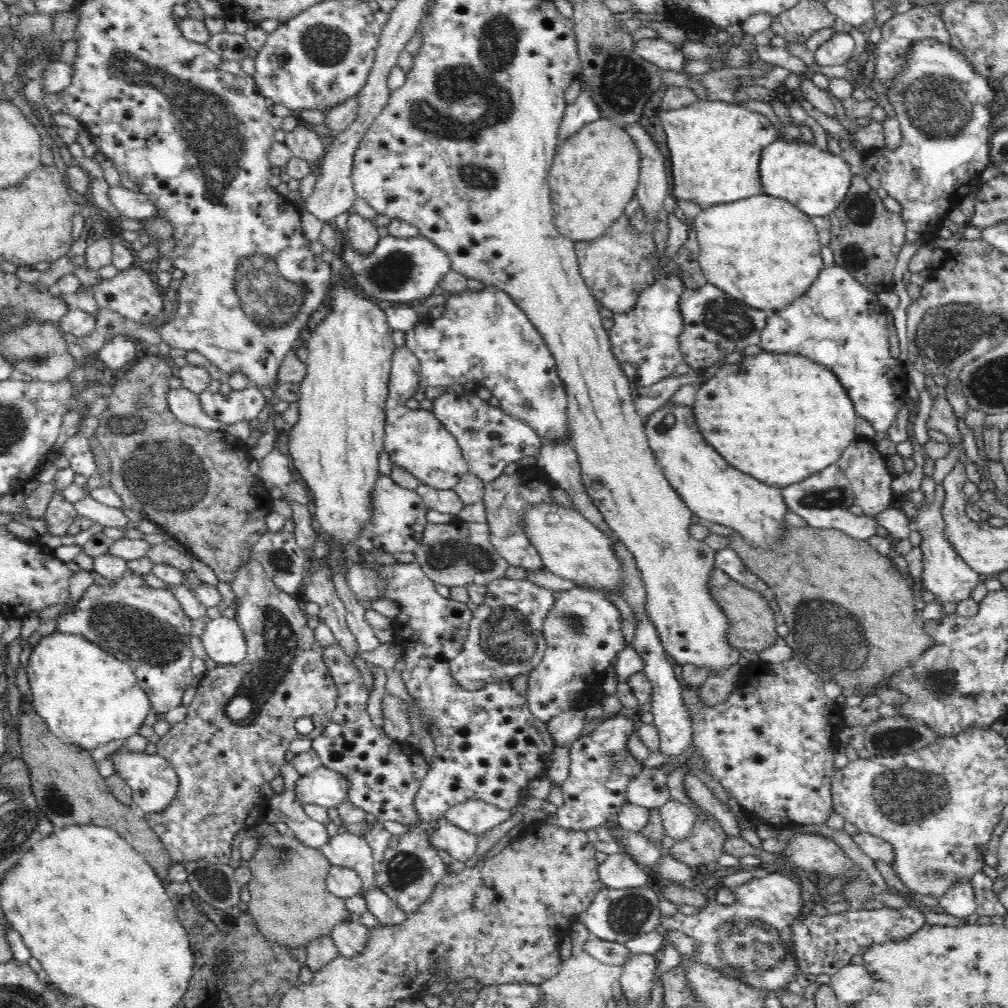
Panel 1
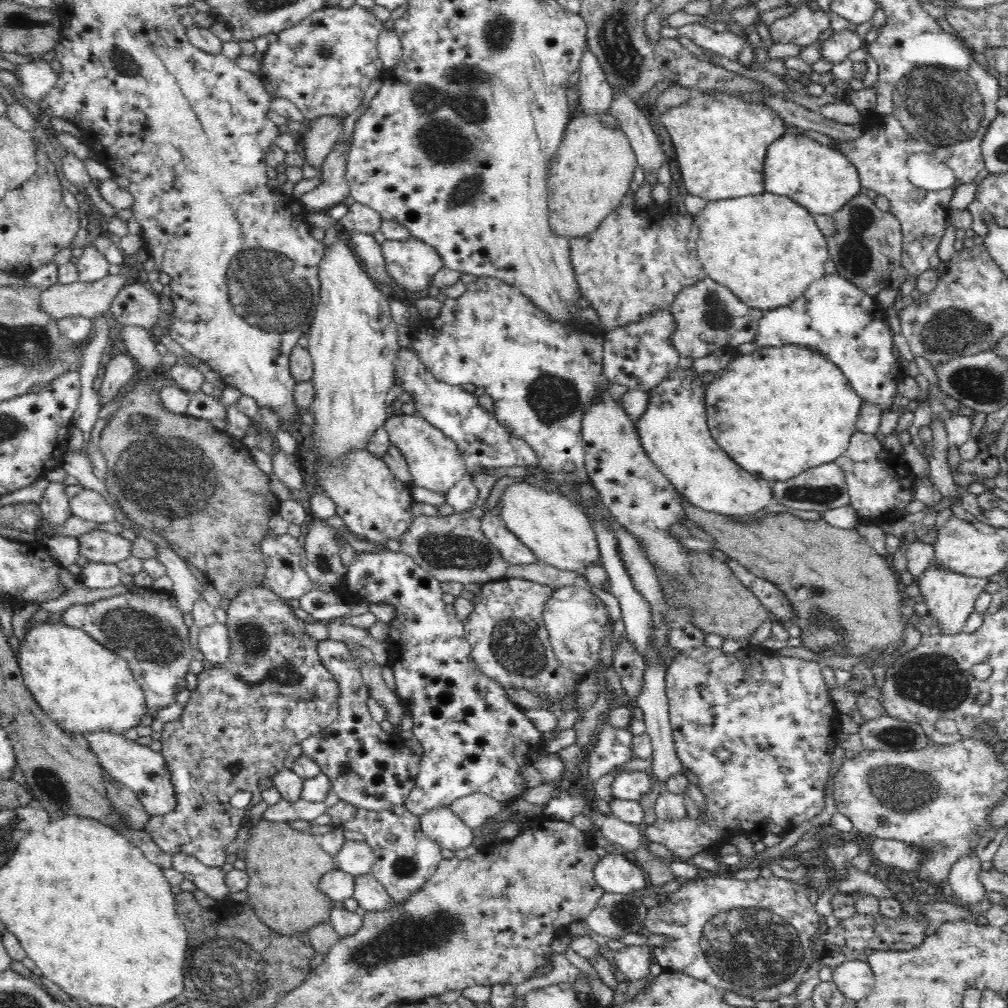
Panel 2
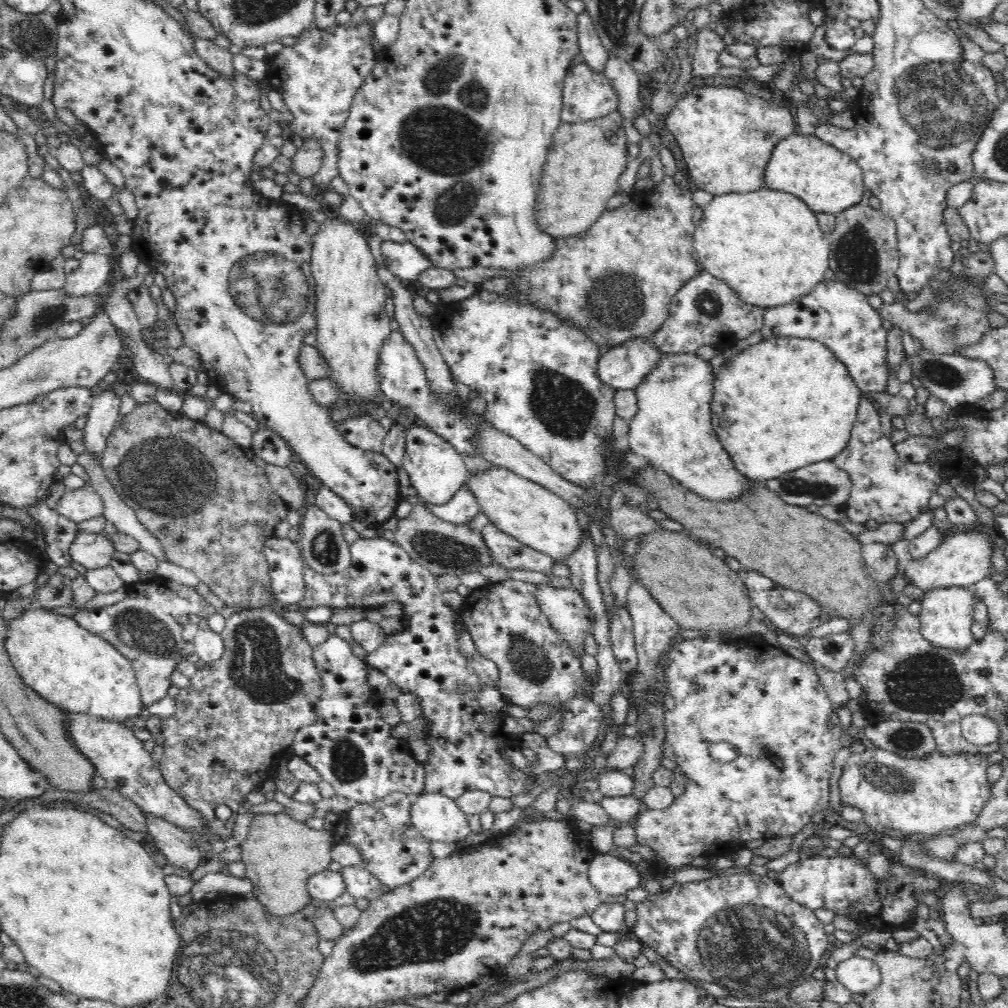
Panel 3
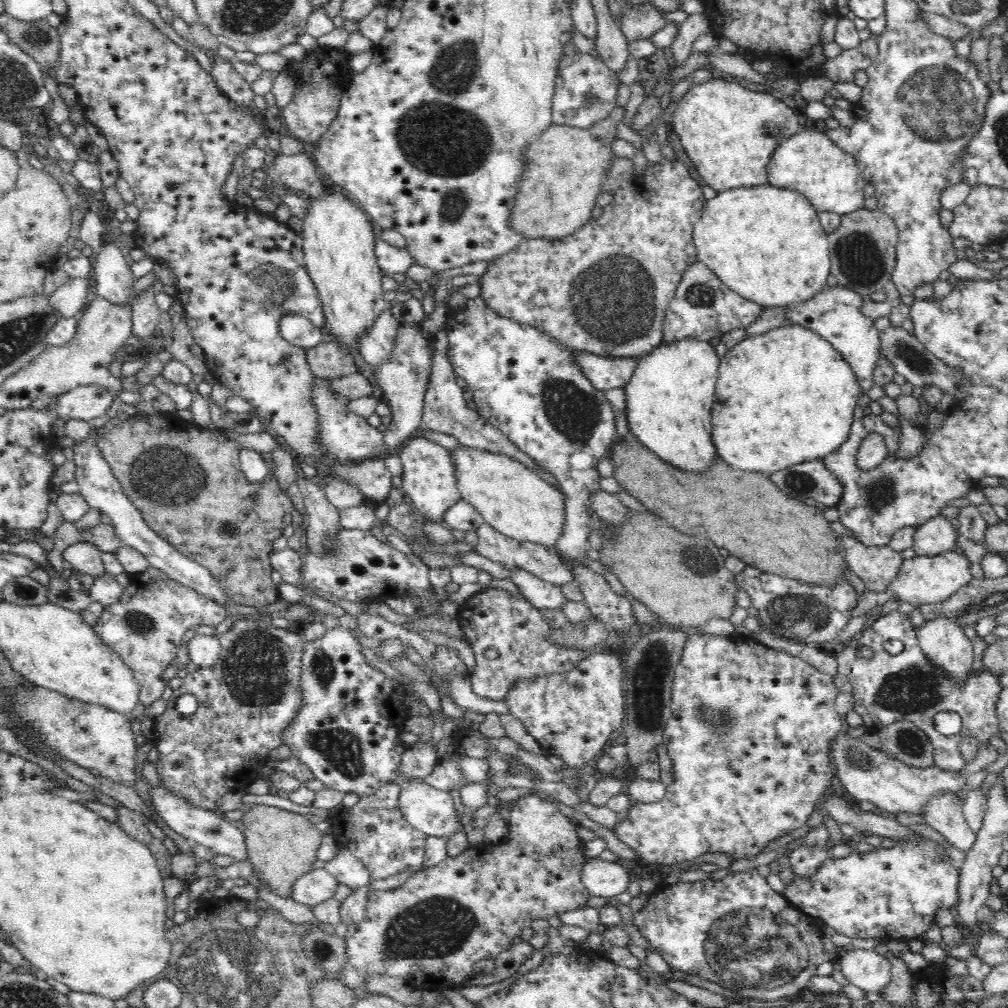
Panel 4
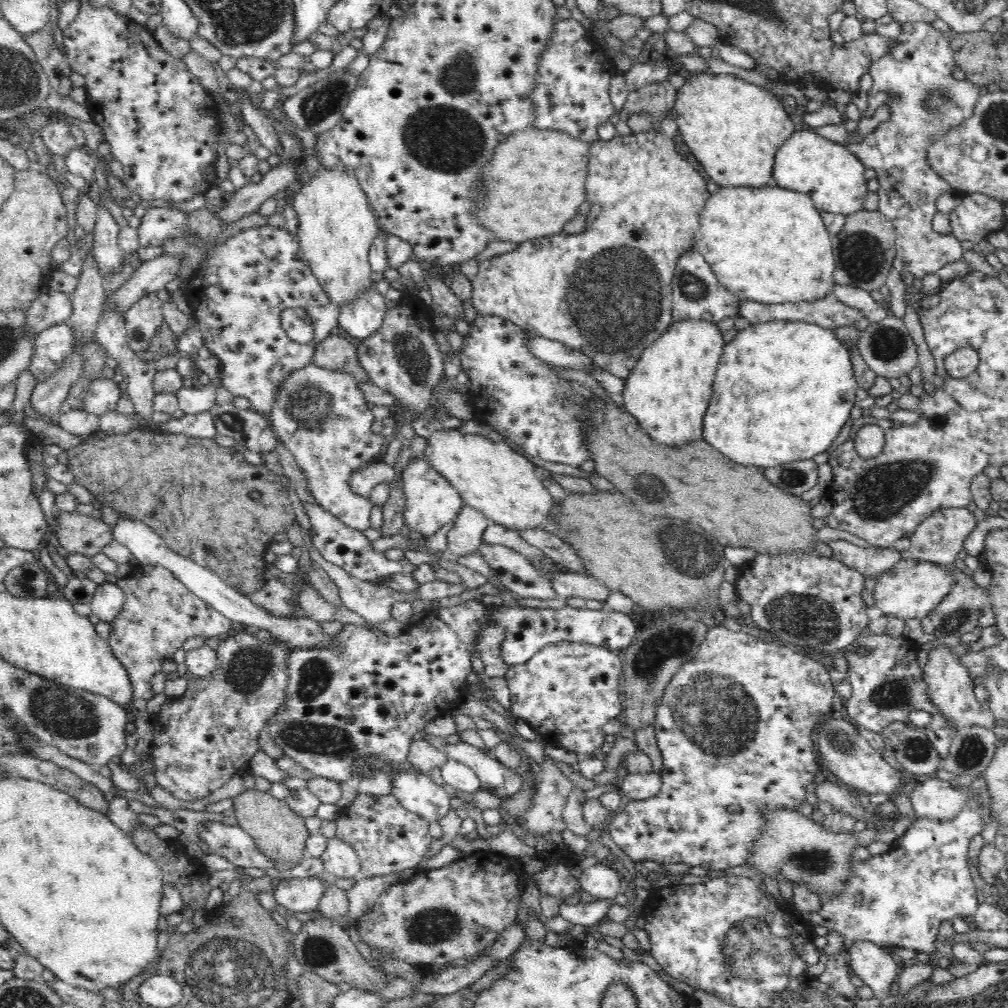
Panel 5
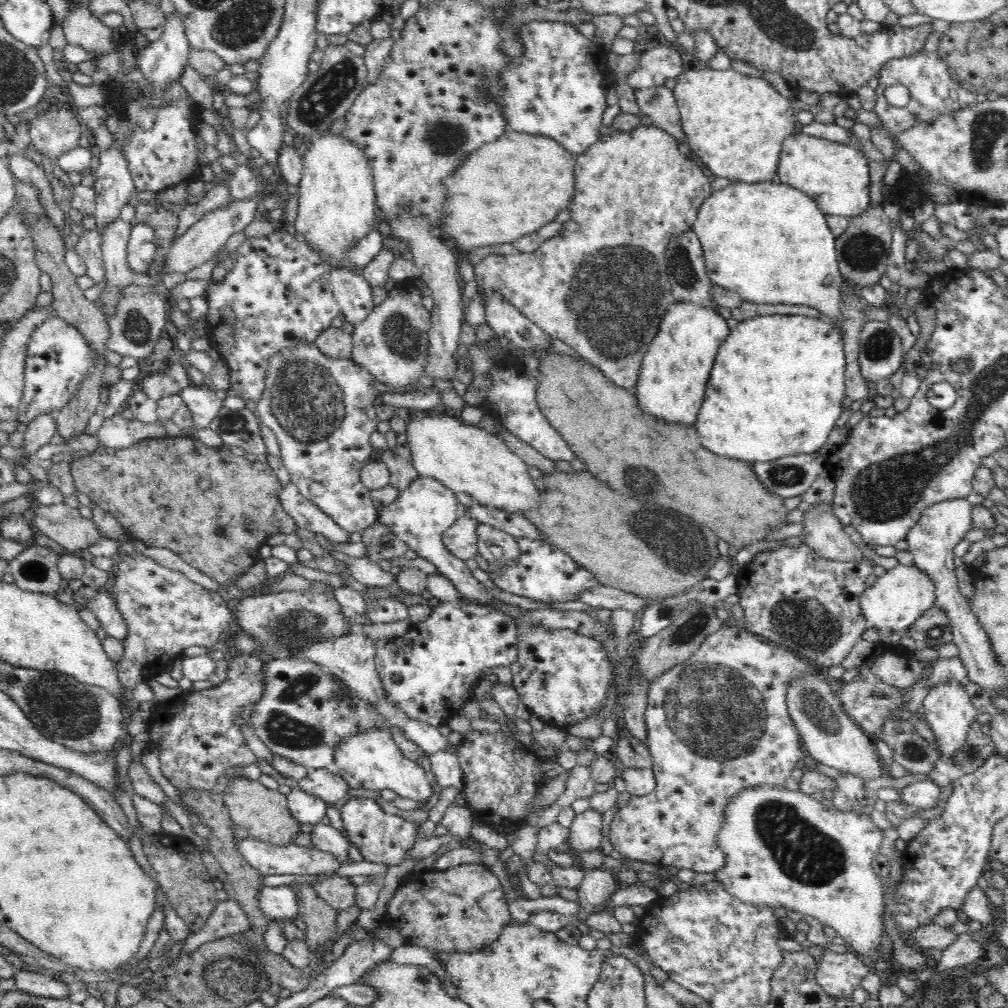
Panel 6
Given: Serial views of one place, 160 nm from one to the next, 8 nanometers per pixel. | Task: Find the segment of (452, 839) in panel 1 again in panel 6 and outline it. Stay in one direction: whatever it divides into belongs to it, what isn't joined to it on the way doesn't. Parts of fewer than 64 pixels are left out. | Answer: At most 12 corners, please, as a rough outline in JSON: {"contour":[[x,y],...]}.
{"contour":[[384,728],[335,748],[349,788],[384,790],[430,808],[439,789]]}

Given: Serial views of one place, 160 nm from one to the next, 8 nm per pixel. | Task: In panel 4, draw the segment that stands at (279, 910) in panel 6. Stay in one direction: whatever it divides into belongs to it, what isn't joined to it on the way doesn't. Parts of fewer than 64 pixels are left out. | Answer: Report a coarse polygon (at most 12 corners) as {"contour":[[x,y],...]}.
{"contour":[[323,868],[303,874],[291,897],[316,906],[336,894],[338,879]]}

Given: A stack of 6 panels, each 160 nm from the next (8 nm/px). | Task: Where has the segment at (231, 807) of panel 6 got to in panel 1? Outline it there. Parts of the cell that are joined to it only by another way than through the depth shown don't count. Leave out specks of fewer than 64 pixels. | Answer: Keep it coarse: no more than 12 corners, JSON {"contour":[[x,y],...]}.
{"contour":[[266,820],[247,912],[269,942],[306,948],[349,920],[321,849]]}

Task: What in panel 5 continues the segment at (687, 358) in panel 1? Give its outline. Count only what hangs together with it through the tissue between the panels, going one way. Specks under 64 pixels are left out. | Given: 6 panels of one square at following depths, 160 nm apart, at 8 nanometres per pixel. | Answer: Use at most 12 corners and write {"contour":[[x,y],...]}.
{"contour":[[696,250],[673,274],[672,323],[742,317],[722,286]]}

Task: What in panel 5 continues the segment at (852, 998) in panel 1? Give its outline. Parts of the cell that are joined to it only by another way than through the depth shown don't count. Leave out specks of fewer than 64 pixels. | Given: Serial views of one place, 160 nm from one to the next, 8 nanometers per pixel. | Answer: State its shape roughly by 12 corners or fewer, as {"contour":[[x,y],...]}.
{"contour":[[857,940],[851,973],[880,1002],[899,977],[898,964],[882,947]]}

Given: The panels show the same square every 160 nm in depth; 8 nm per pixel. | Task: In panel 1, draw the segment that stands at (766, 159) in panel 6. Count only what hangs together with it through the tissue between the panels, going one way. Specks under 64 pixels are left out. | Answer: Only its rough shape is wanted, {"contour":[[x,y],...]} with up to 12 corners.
{"contour":[[734,103],[659,113],[672,196],[703,209],[762,194],[779,133]]}

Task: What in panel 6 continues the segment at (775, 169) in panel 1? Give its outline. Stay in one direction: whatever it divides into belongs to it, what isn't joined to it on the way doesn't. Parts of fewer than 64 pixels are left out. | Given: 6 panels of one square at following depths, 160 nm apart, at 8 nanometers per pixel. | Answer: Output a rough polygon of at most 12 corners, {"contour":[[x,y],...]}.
{"contour":[[799,130],[776,180],[826,214],[869,207],[870,168],[852,146]]}

